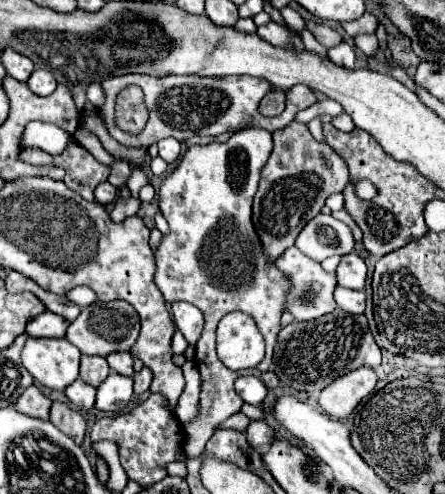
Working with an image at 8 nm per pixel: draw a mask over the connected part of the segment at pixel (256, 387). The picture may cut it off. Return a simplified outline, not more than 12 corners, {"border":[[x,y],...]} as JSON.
{"border":[[255,375],[239,377],[235,389],[245,403],[259,405],[267,387]]}

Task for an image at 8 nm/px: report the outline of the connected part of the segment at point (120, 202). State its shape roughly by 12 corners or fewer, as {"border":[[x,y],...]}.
{"border":[[117,199],[109,217],[115,223],[133,217],[139,209],[139,201]]}

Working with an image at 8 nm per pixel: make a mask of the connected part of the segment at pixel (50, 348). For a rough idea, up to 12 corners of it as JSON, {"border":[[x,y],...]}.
{"border":[[27,339],[21,353],[35,381],[63,391],[79,377],[67,339]]}

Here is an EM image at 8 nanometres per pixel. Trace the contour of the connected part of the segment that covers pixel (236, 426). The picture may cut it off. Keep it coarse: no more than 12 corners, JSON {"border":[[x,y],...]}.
{"border":[[241,412],[230,416],[219,425],[219,429],[243,432],[249,417]]}

